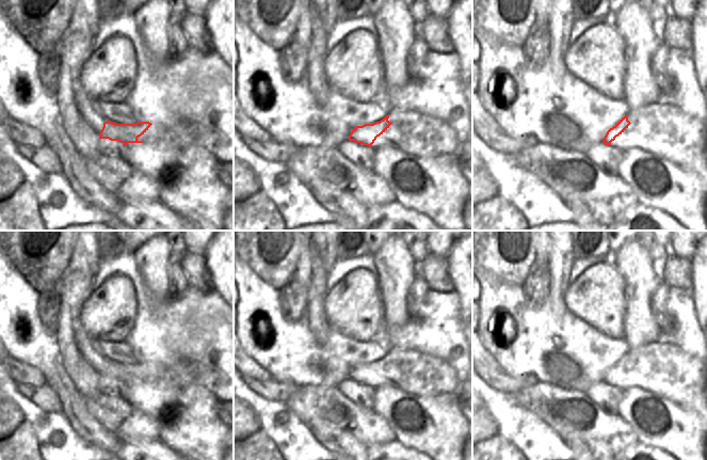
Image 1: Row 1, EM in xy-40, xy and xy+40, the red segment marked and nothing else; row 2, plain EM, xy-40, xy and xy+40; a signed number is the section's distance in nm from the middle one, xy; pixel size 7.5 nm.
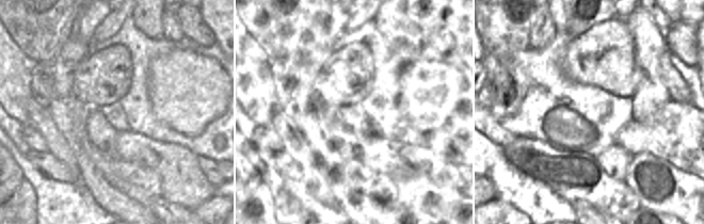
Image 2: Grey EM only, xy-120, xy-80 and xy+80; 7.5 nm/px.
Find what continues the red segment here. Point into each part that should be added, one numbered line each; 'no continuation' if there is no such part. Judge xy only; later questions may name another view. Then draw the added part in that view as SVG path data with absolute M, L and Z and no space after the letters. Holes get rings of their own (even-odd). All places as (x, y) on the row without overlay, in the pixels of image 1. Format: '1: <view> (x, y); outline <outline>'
1: xy (363, 395); outline M349 378L338 385L338 390L342 395L348 397L351 401L365 408L372 410L374 407L374 387Z

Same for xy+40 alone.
1: xy+40 (608, 397); outline M597 382L585 392L588 397L610 414L617 414L617 407L624 396L624 391L617 386Z

